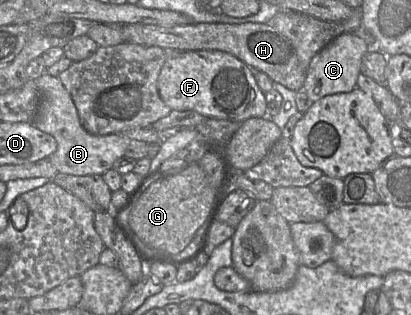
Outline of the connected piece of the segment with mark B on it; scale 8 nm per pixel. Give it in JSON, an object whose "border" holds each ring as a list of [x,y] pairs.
{"border":[[[44,73],[36,79],[40,103],[32,121],[40,131],[53,136],[57,150],[49,157],[58,172],[75,175],[103,175],[113,167],[115,161],[125,156],[131,139],[121,134],[98,136],[88,133],[81,125],[76,106],[58,77]]]}

